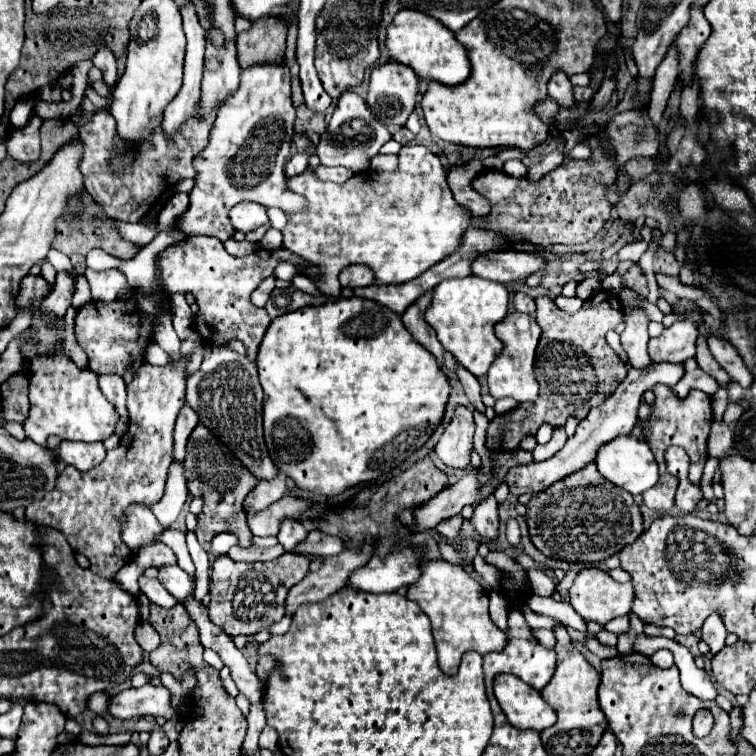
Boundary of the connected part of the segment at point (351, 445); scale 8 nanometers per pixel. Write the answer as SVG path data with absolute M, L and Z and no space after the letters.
M341 297L341 299L329 301L325 305L309 305L309 307L297 309L289 315L281 315L281 317L273 319L265 333L265 339L261 341L261 347L259 347L257 369L259 369L259 381L265 391L263 427L265 427L265 441L267 441L273 463L277 465L277 469L285 471L297 483L299 489L305 489L309 493L327 495L327 497L339 495L345 489L355 487L359 483L373 481L373 479L381 477L383 473L389 473L391 469L399 467L405 459L409 459L411 455L405 455L405 453L415 453L419 447L423 447L427 443L427 439L433 435L435 427L441 423L441 419L445 415L445 405L447 405L449 393L451 393L451 385L449 385L445 371L441 369L437 359L409 335L401 317L379 303L361 299L361 297L349 297L349 299Z

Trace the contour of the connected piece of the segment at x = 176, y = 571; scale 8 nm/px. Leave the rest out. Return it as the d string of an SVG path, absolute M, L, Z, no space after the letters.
M161 565L157 569L159 569L157 579L177 601L185 599L185 595L193 595L193 581L179 565Z

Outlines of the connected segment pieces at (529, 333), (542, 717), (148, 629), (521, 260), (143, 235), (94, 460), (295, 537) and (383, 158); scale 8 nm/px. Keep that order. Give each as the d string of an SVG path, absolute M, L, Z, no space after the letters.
M519 313L507 315L507 319L495 327L495 335L497 339L503 341L505 349L495 359L495 363L487 373L487 379L489 379L487 387L489 387L489 395L493 395L495 399L513 397L519 403L525 403L525 401L535 401L539 395L539 385L535 381L533 365L535 365L535 349L541 338L541 327L533 317L525 317L525 319L519 319L519 317L521 317Z
M499 675L495 679L495 697L509 723L517 729L541 733L557 721L555 711L541 699L541 693L515 675Z
M141 623L135 629L135 639L141 645L141 649L147 651L147 653L151 653L153 649L159 647L159 635L157 635L157 631L149 623Z
M499 251L489 255L479 255L473 261L473 275L509 283L517 279L527 279L529 275L545 269L547 261L541 255L535 253L523 253L523 251Z
M117 223L117 227L119 227L119 233L125 239L129 239L135 245L141 245L141 247L151 243L151 239L159 233L159 231L151 229L151 227L143 227L143 223Z
M61 441L59 455L65 465L73 465L79 471L89 471L105 459L105 447L103 447L103 443Z
M285 519L285 521L287 521L285 525L281 523L281 531L279 531L277 539L279 539L279 543L283 545L283 549L285 549L287 553L297 555L297 545L299 545L301 541L305 541L307 531L305 531L305 527L303 527L301 523L297 523L297 521L291 521L291 519Z
M377 155L377 159L373 159L371 169L375 171L395 171L397 169L397 155Z

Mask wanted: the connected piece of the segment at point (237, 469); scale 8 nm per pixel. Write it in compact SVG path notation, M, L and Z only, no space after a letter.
M199 423L193 435L189 437L189 447L185 457L185 479L187 479L189 495L203 497L203 511L197 517L199 523L195 529L201 547L209 549L213 537L219 533L233 533L239 539L237 545L251 547L253 533L247 527L247 513L243 511L243 501L257 487L259 479L249 469L245 469L203 423Z

